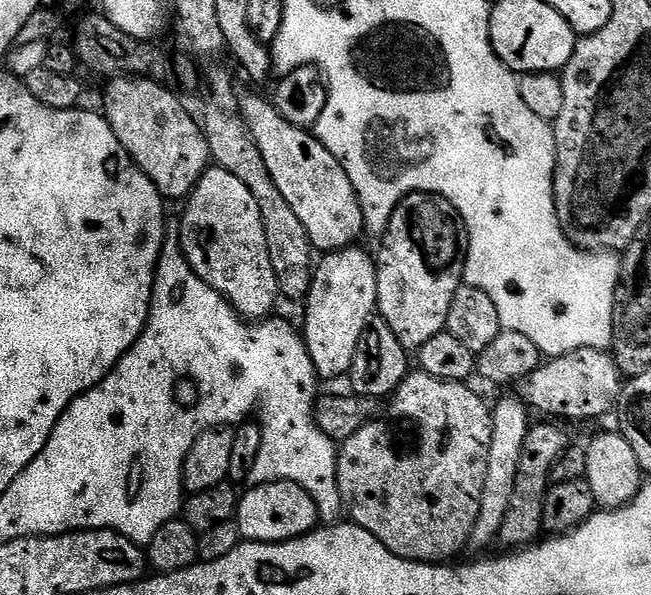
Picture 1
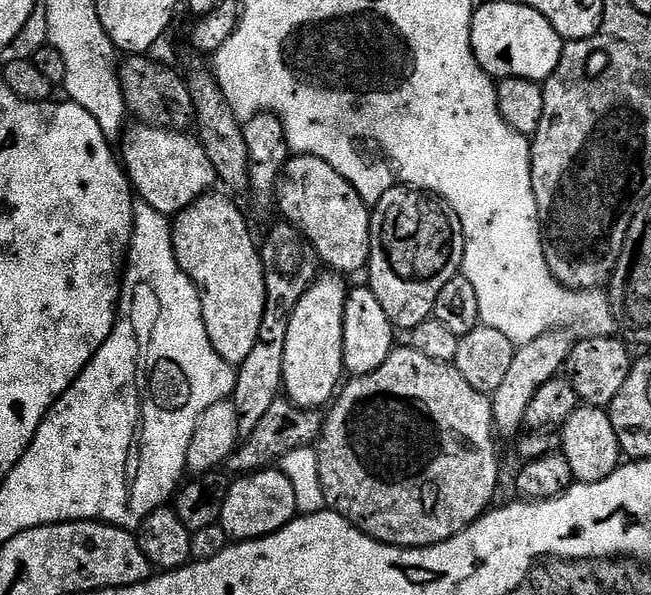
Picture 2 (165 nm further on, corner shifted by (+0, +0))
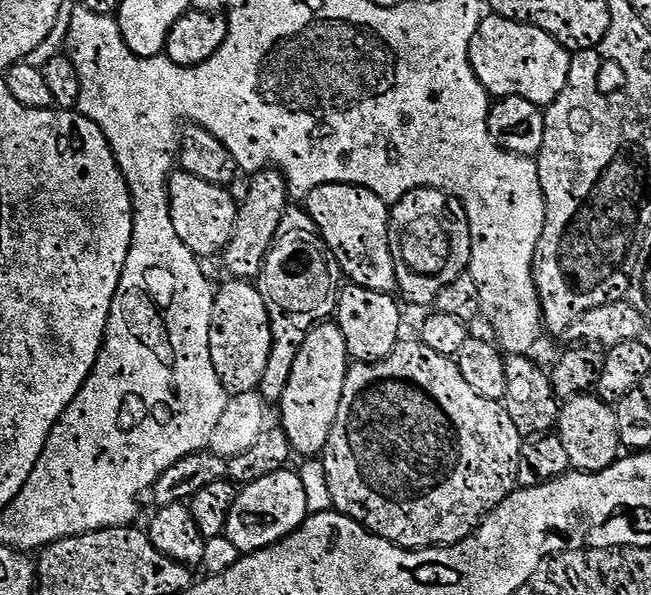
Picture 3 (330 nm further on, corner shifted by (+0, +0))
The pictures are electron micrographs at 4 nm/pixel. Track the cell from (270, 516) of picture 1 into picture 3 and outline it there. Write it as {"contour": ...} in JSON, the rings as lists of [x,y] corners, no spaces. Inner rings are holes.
{"contour":[[[281,470],[266,474],[254,482],[243,485],[233,495],[222,536],[237,548],[237,553],[259,552],[262,548],[279,544],[285,536],[296,531],[309,515],[300,473],[296,470],[288,471]]]}

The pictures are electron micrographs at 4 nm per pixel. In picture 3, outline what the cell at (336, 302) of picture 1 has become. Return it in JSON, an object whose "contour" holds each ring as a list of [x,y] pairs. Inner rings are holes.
{"contour":[[[335,323],[320,324],[308,332],[301,348],[295,349],[292,358],[292,368],[288,372],[288,380],[284,384],[284,392],[281,393],[278,407],[280,407],[279,427],[287,436],[288,443],[296,452],[301,452],[301,457],[316,458],[324,451],[324,443],[328,440],[328,431],[332,425],[332,419],[336,413],[336,407],[340,401],[340,391],[344,385],[344,374],[349,367],[350,357],[348,348],[344,344],[344,335]]]}

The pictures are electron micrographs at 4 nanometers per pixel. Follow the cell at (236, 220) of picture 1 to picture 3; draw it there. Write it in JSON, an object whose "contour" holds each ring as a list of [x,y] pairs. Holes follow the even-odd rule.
{"contour":[[[228,278],[221,288],[215,289],[208,313],[208,353],[214,374],[229,393],[250,392],[259,385],[270,351],[268,316],[270,309],[255,283]]]}

